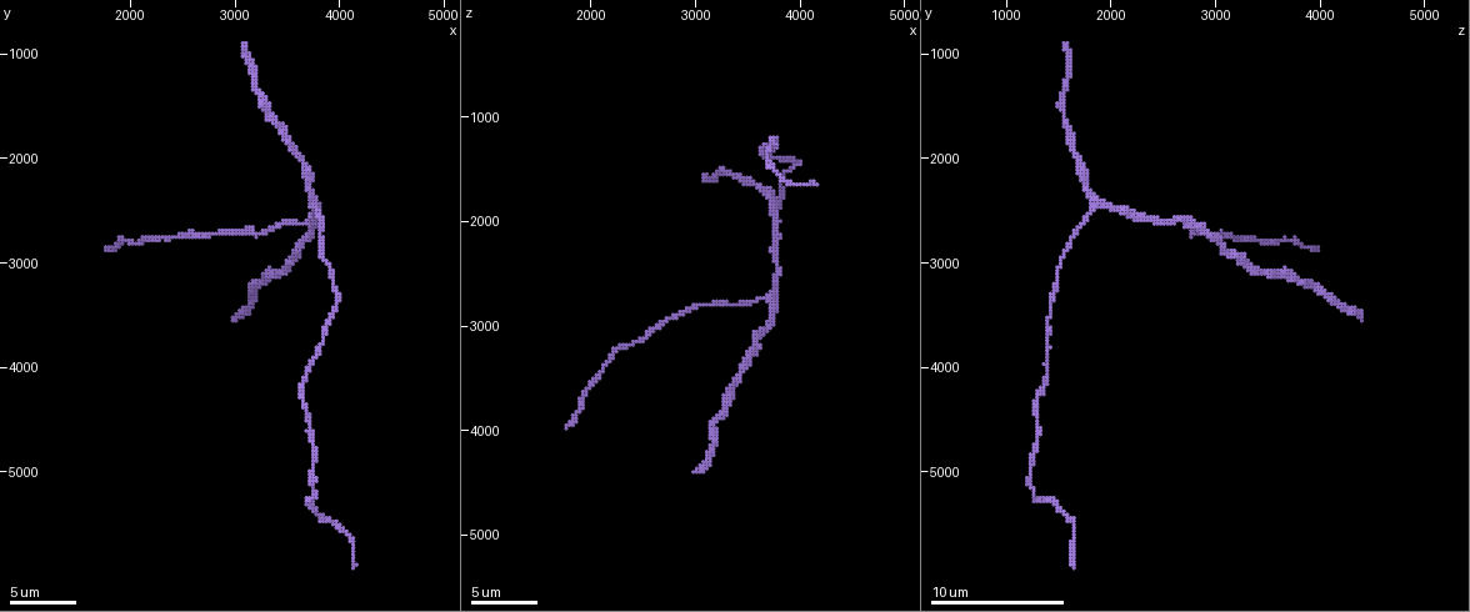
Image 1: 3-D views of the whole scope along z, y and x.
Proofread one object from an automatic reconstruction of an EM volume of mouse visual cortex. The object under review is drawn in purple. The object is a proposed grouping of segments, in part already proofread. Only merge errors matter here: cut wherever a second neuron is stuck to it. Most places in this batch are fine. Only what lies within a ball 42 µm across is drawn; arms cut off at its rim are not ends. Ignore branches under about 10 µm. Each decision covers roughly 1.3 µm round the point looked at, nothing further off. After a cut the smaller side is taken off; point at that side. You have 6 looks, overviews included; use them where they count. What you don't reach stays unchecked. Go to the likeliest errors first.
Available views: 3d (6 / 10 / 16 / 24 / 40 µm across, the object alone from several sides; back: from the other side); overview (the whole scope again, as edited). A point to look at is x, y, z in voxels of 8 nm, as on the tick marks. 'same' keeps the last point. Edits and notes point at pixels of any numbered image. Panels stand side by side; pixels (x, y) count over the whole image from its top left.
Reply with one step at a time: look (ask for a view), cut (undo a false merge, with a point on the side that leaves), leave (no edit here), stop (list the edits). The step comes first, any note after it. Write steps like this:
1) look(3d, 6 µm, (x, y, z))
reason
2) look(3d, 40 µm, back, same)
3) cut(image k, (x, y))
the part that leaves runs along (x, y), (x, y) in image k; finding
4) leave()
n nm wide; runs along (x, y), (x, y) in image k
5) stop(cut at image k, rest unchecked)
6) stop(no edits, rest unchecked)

look(3d, 6 µm, (3680, 2640, 2760))
three-way junction

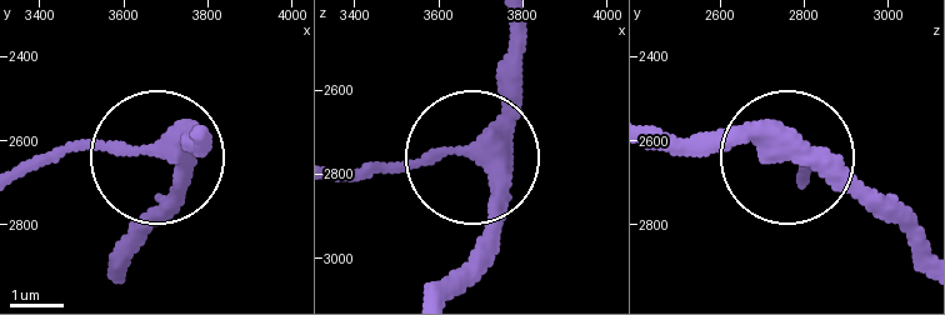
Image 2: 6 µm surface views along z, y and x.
leave()
3 arms; runs along (515, 26), (515, 106), (484, 160), (488, 264) in image 2; continuous, no second neuron

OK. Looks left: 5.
look(3d, 10 µm, (3740, 2440, 1920))
branch point

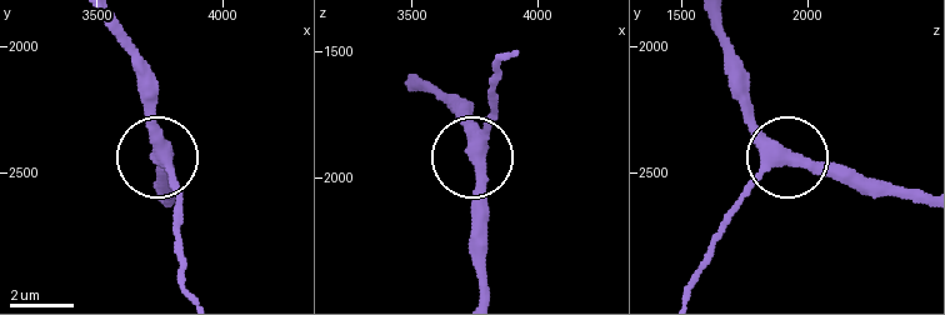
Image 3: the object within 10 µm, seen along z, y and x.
leave()
side arm 15 µm; runs along (175, 226), (175, 180), (151, 124), (151, 86) in image 3; continuous, no second neuron

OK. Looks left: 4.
look(3d, 10 µm, (3660, 4340, 1300))
calibre changes

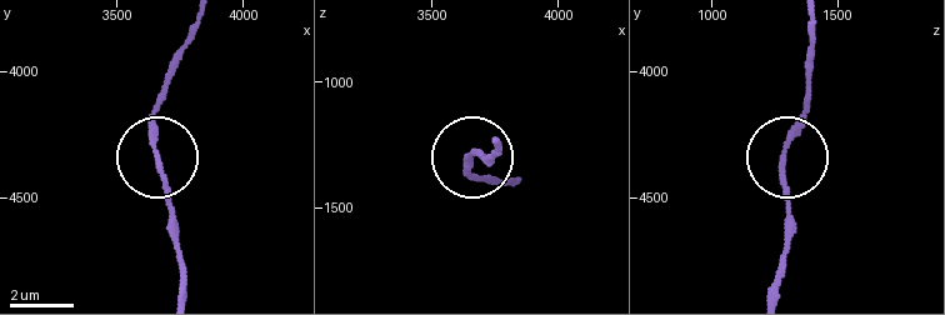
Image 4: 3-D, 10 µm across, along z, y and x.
leave()
190 nm wide; runs along (199, 24), (155, 120), (171, 248) in image 4; one neuron here

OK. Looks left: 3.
stop(no edits, rest unchecked)

